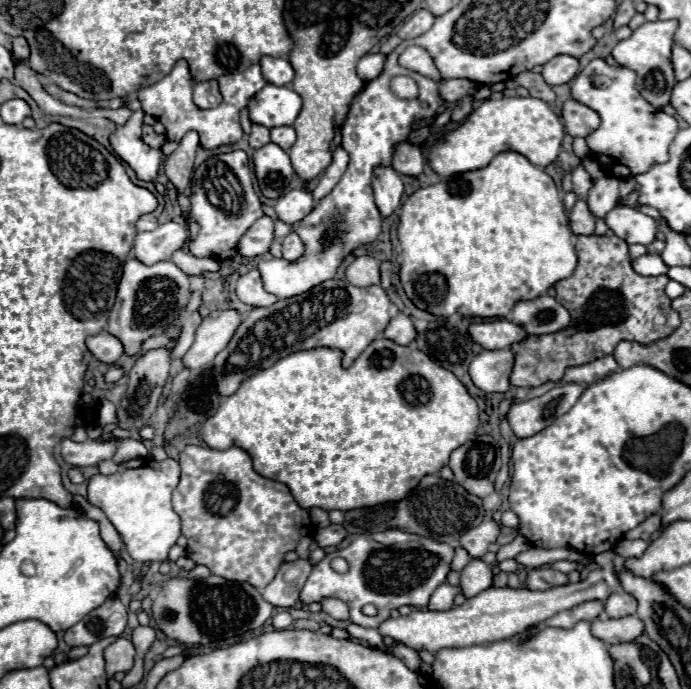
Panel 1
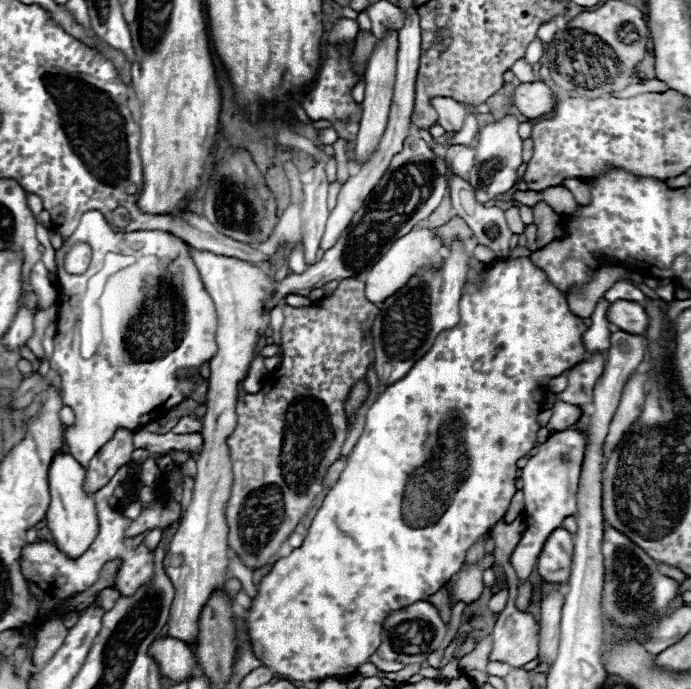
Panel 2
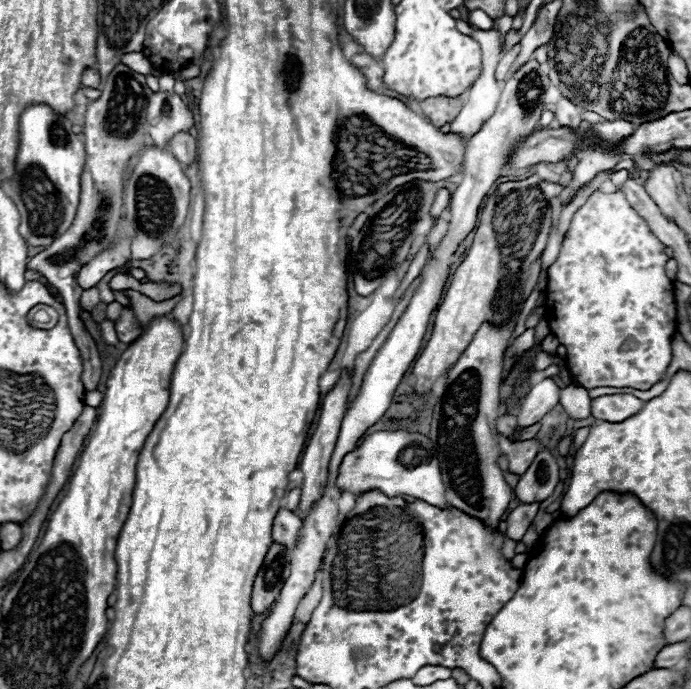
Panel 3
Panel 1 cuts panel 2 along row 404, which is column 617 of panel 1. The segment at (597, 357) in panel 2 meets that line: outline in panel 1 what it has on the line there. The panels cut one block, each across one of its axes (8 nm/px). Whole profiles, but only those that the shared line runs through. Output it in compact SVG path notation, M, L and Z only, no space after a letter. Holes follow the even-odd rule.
M612 552L598 554L598 572L590 572L578 584L566 584L564 588L550 588L548 592L532 592L526 588L488 588L474 598L468 598L462 606L450 610L412 610L406 616L388 618L378 626L382 636L390 636L414 650L438 652L440 648L464 648L468 644L488 644L506 640L534 628L554 616L556 612L574 608L588 600L606 600L610 592L620 584L616 572L612 572Z

